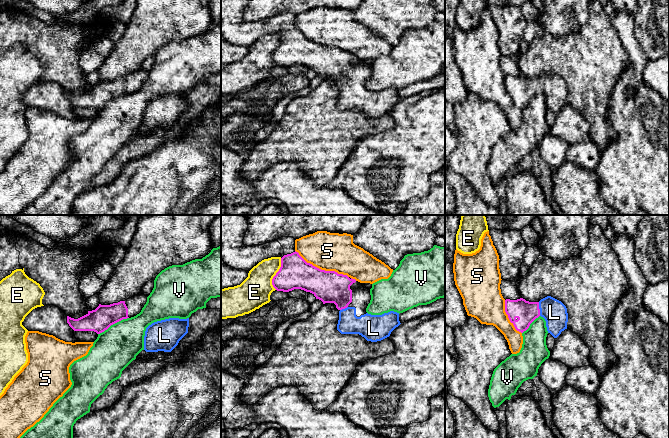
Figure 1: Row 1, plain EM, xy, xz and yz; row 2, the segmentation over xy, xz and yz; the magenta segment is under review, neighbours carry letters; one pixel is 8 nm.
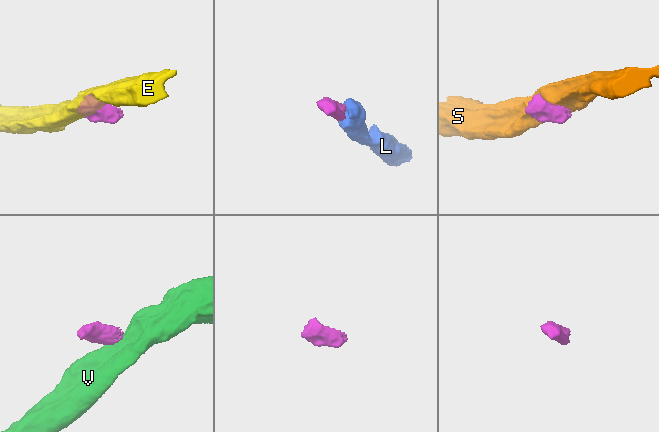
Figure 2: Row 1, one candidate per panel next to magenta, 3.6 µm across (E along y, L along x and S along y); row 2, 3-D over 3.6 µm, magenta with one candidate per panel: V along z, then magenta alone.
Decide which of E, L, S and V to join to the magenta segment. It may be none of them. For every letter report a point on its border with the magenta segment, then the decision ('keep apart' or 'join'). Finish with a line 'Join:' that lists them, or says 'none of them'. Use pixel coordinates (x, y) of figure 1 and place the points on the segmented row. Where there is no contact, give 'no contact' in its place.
E: contact xz (276, 274); keep apart
L: contact yz (539, 309); join
S: contact xz (322, 270); keep apart
V: contact xy (113, 323); keep apart
Join: L

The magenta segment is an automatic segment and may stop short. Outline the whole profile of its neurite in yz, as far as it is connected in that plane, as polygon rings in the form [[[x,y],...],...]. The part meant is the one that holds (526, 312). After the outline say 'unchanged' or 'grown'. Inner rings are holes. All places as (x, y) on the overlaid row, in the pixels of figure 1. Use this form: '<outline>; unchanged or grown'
[[[547,296],[539,302],[529,302],[523,298],[505,300],[505,312],[515,329],[521,333],[539,316],[546,321],[548,333],[557,338],[567,329],[568,313],[566,306],[559,300]]]; grown

